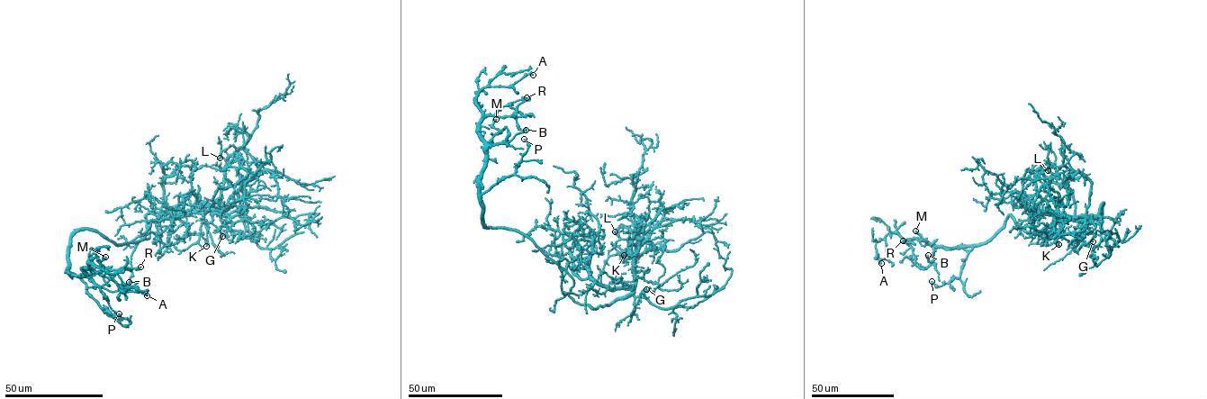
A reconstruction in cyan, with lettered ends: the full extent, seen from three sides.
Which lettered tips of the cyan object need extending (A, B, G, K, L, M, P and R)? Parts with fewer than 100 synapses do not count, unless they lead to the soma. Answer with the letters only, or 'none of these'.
none of these

